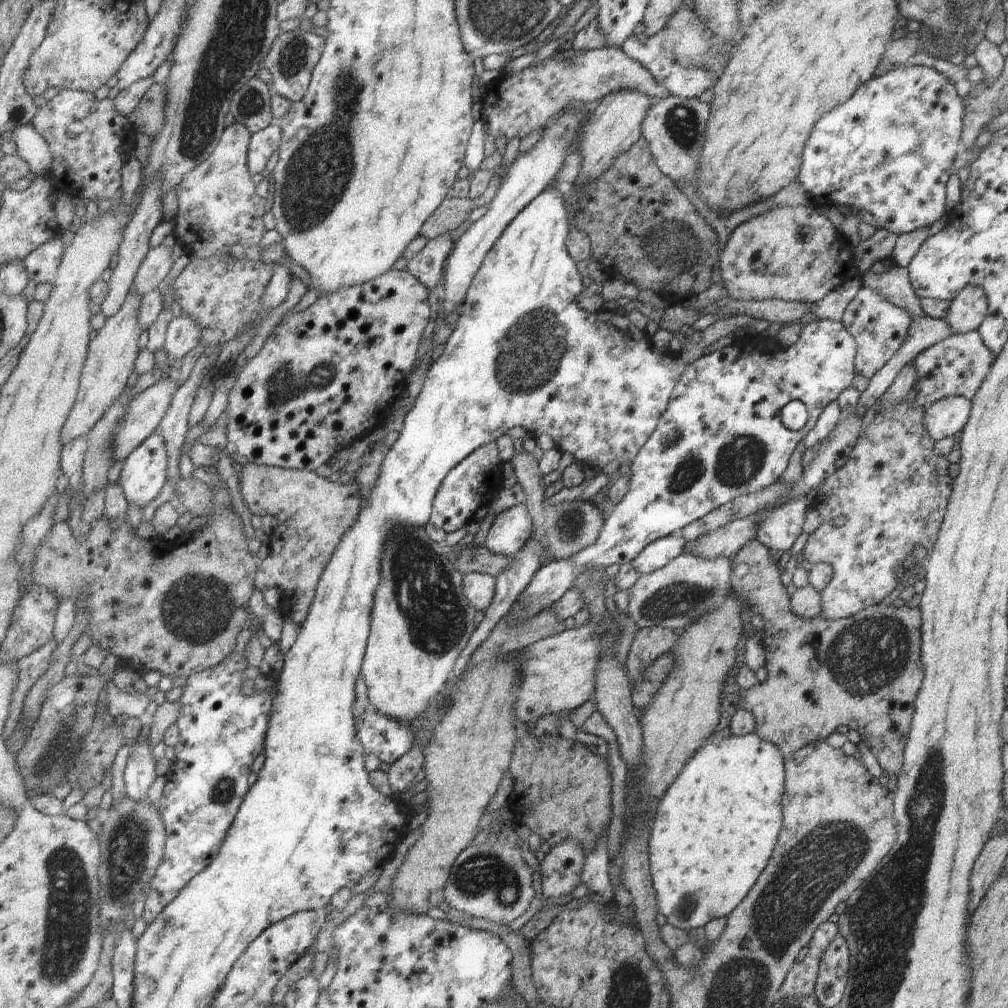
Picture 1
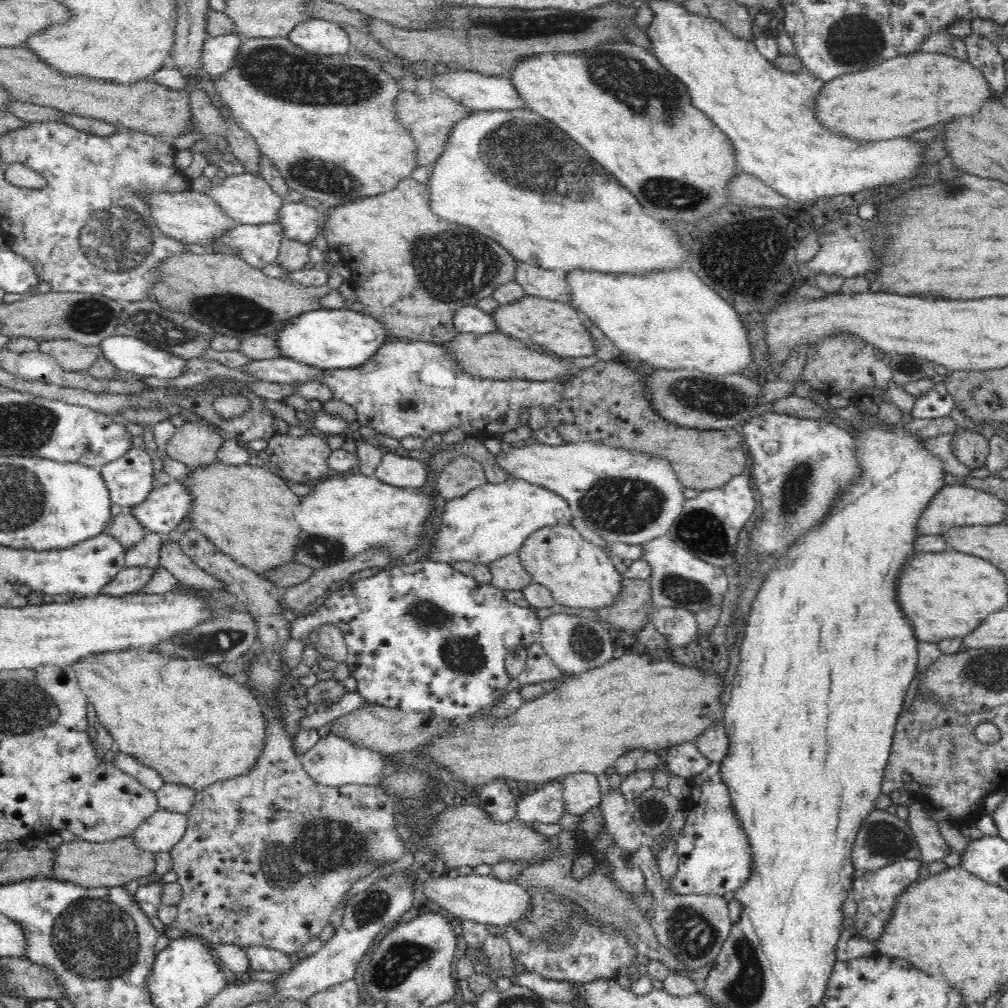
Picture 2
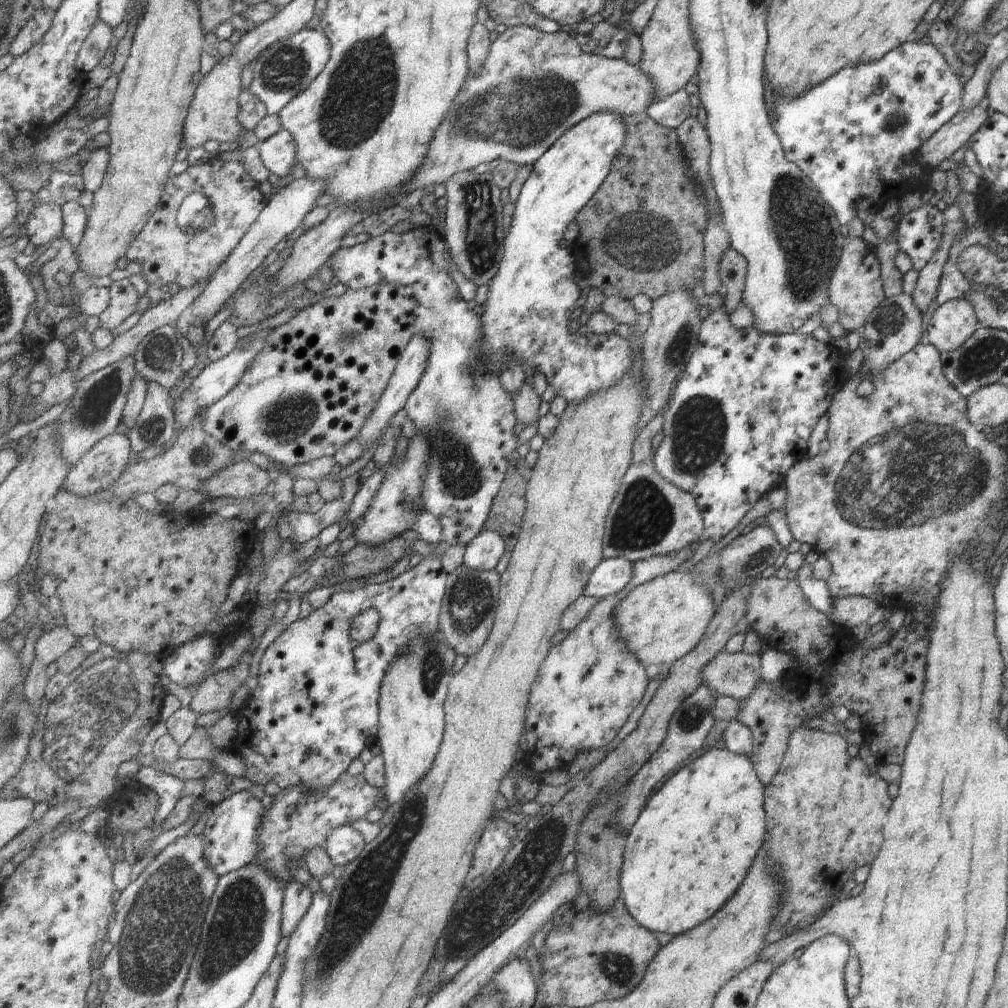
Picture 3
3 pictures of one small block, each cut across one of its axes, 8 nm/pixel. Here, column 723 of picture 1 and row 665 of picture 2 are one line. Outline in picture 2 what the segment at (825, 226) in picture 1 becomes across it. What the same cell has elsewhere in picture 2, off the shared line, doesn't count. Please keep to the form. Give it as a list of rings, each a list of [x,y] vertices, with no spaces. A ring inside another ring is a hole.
[[[188,529],[184,533],[176,536],[176,541],[180,545],[182,552],[188,555],[194,564],[201,568],[206,574],[213,576],[216,580],[221,580],[223,589],[228,591],[230,596],[240,604],[241,609],[251,614],[254,623],[256,623],[256,644],[258,648],[254,650],[254,656],[250,658],[245,671],[248,683],[256,688],[257,692],[253,692],[253,696],[262,706],[264,718],[266,718],[266,734],[264,738],[264,748],[262,756],[256,760],[256,764],[252,766],[252,770],[242,773],[238,777],[228,779],[226,781],[214,781],[207,788],[195,791],[195,800],[192,808],[186,813],[187,825],[183,837],[169,850],[171,854],[172,869],[177,874],[177,883],[182,887],[182,900],[177,905],[177,915],[172,922],[165,925],[165,930],[175,928],[180,930],[184,935],[200,936],[212,943],[228,943],[235,944],[242,948],[248,946],[265,946],[272,950],[285,952],[287,955],[292,953],[302,952],[304,946],[312,940],[318,939],[322,929],[328,924],[329,916],[334,912],[334,909],[342,902],[346,896],[346,890],[350,889],[352,884],[358,878],[366,876],[384,863],[390,864],[404,856],[407,851],[404,842],[400,839],[398,832],[394,829],[394,804],[392,798],[388,796],[385,790],[380,788],[380,785],[366,786],[360,784],[345,784],[344,786],[324,786],[314,782],[310,775],[304,771],[302,764],[291,747],[292,738],[284,730],[284,721],[280,720],[281,712],[277,708],[277,699],[281,698],[281,684],[286,678],[290,678],[292,674],[286,670],[282,652],[286,643],[292,639],[292,628],[294,619],[308,617],[312,615],[310,612],[304,612],[304,609],[294,612],[293,614],[283,614],[280,603],[280,587],[272,584],[269,580],[261,577],[256,571],[235,562],[235,560],[227,554],[220,552],[199,530]]]

